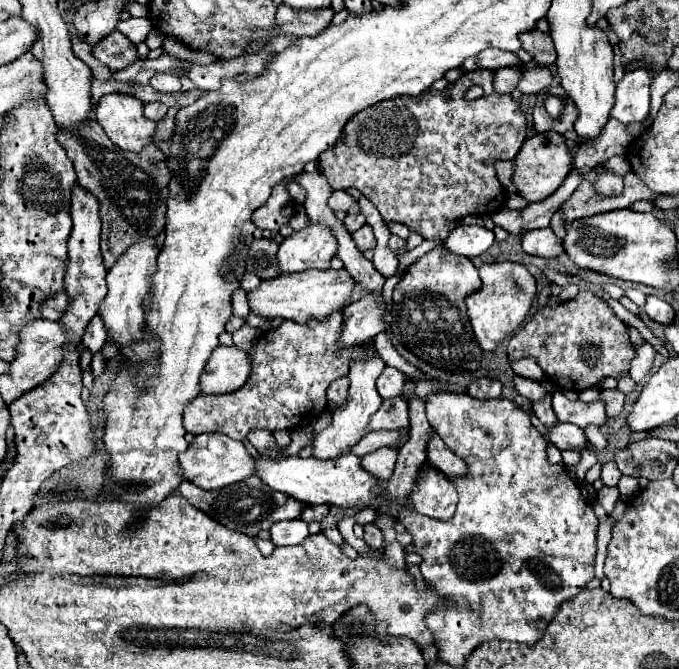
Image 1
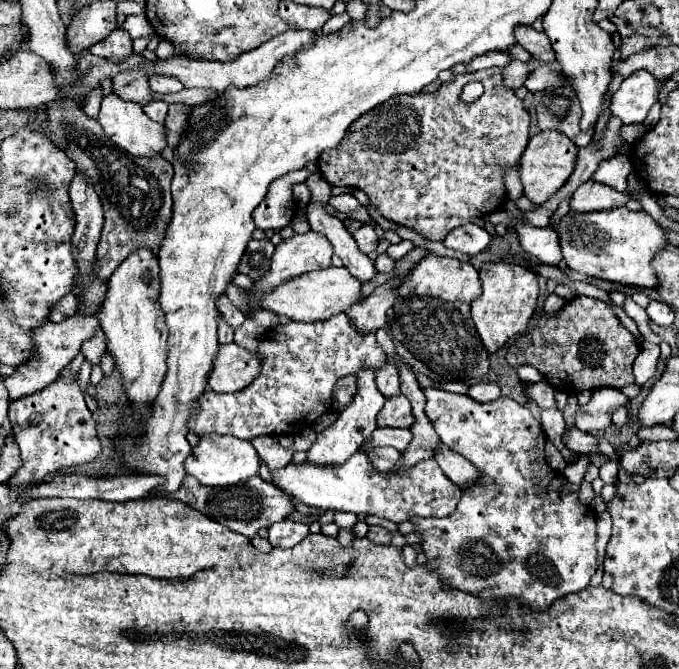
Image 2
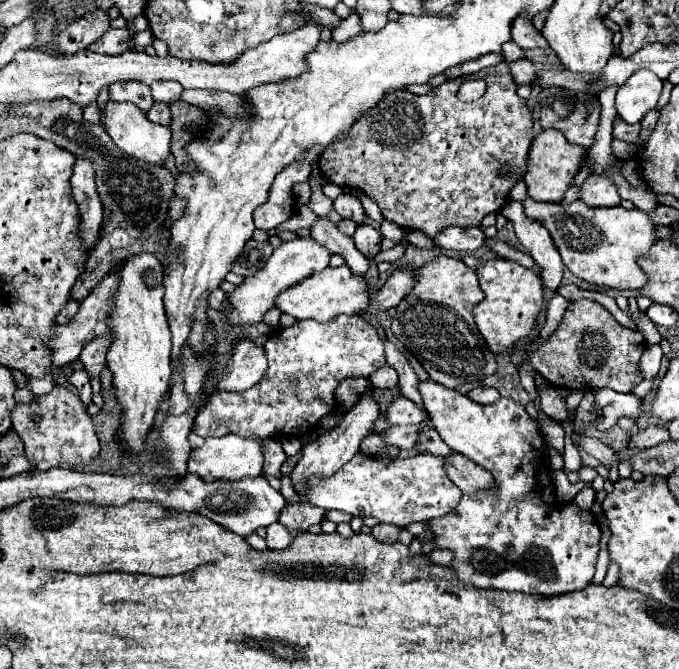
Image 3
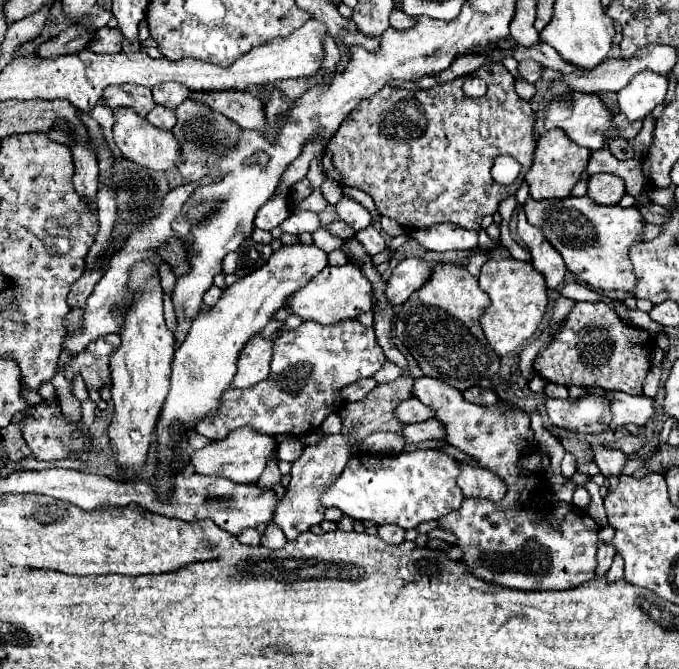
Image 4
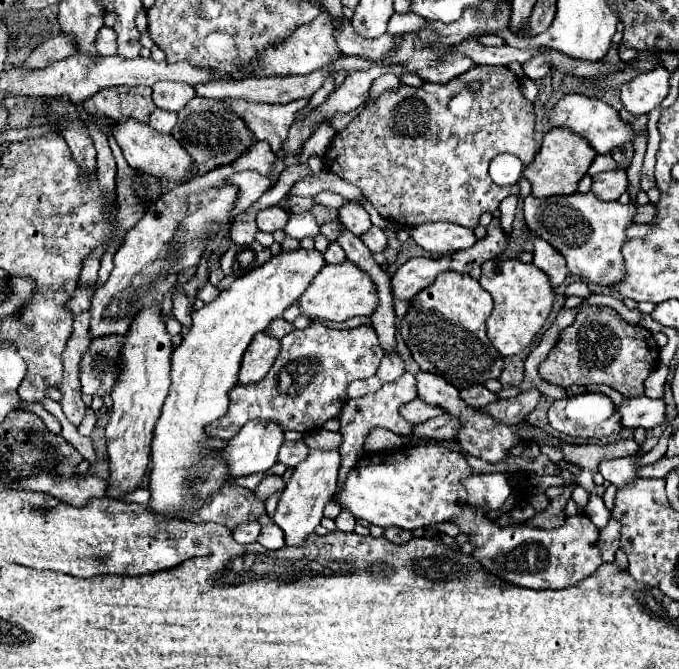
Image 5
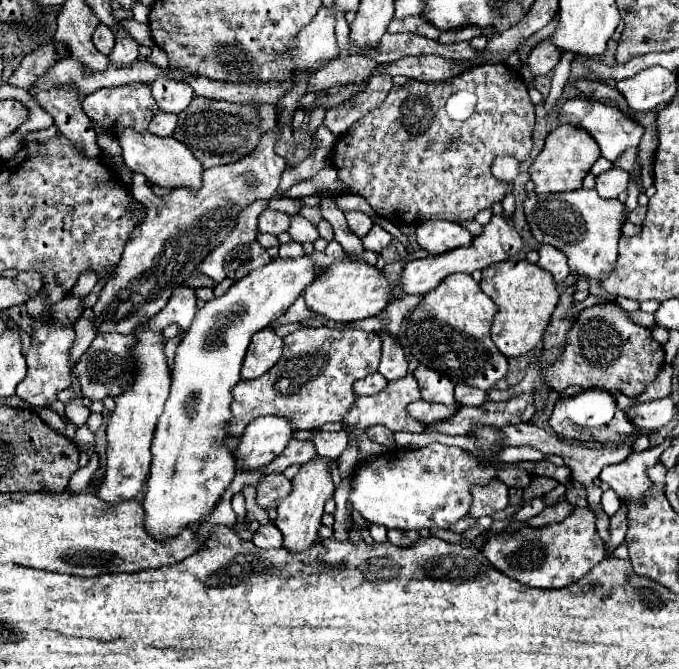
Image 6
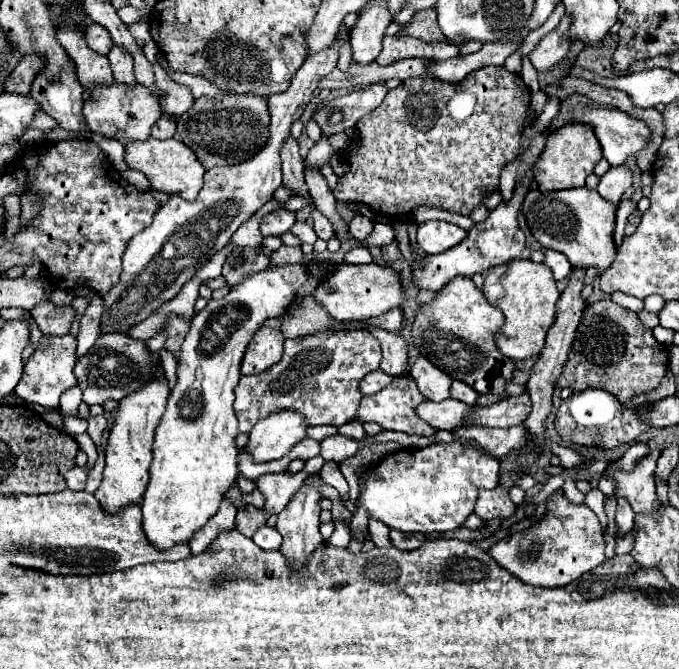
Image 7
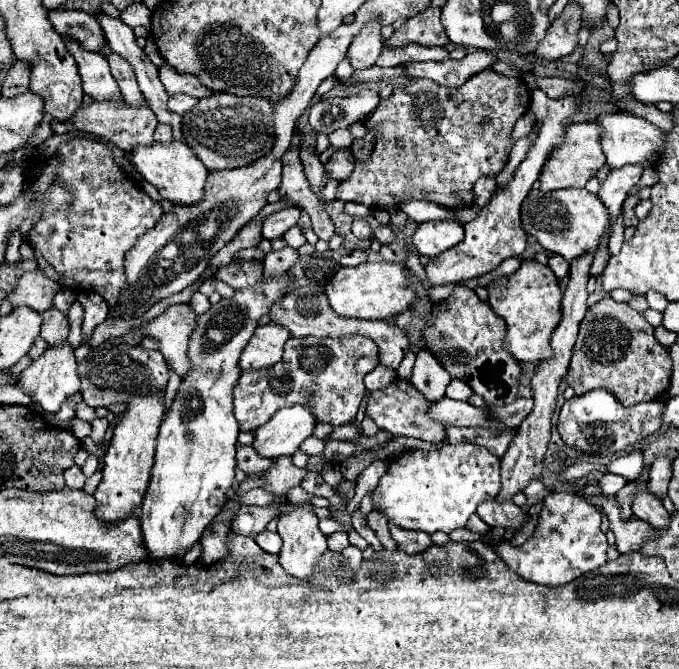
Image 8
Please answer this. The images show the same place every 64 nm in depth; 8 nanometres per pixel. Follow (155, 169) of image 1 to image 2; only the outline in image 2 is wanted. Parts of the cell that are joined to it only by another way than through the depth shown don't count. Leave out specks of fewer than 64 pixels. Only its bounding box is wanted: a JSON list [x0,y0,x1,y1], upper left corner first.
[44,102,172,280]

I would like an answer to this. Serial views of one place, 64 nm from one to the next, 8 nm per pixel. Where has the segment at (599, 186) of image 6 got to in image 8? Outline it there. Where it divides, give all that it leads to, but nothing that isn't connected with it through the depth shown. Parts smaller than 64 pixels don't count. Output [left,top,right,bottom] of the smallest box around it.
[598,164,642,226]

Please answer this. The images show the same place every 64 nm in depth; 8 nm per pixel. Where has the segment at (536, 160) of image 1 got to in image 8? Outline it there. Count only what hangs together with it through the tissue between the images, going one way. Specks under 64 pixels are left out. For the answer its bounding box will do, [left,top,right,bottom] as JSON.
[540,122,606,190]

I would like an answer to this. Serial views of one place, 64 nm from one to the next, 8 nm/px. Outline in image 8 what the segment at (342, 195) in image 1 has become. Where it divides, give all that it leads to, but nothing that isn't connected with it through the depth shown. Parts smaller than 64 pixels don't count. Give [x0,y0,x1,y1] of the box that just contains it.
[352,218,372,240]

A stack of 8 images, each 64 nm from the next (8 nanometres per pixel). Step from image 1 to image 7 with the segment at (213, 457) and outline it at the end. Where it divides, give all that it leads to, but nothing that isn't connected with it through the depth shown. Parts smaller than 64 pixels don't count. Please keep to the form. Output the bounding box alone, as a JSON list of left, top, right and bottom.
[244,412,308,462]

